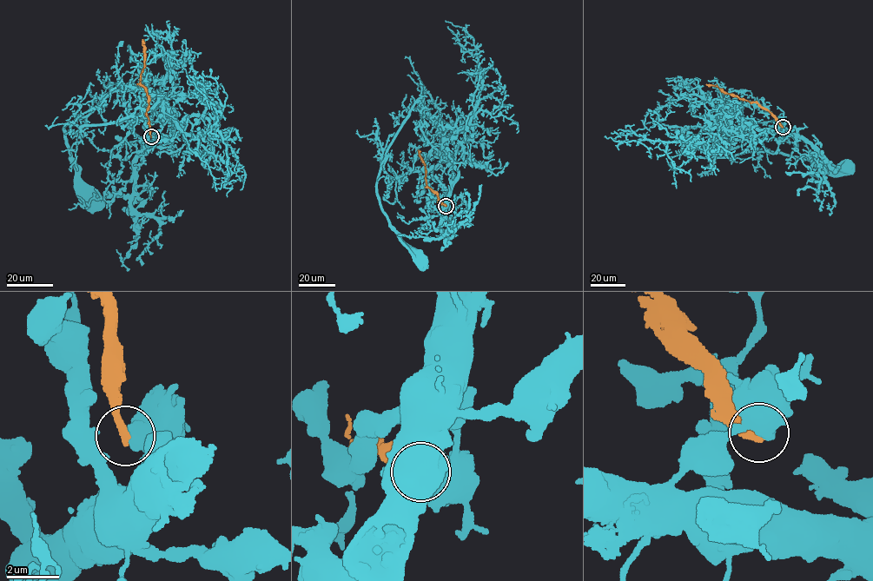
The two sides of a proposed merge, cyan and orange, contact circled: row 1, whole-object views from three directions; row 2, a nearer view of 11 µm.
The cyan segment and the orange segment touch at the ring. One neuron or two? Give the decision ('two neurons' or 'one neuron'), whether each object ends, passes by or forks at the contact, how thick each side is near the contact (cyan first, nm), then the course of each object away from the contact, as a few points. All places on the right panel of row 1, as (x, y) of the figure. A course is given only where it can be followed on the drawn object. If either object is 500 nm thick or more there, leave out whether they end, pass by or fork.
two neurons; 650 nm thick on the cyan side, 440 nm on the other; cyan runs (783, 127), (776, 130), (754, 128), (726, 115), (705, 126), (681, 150), (709, 158), (770, 152), (847, 168); orange runs (783, 127), (776, 116), (757, 103), (733, 96), (706, 84)

